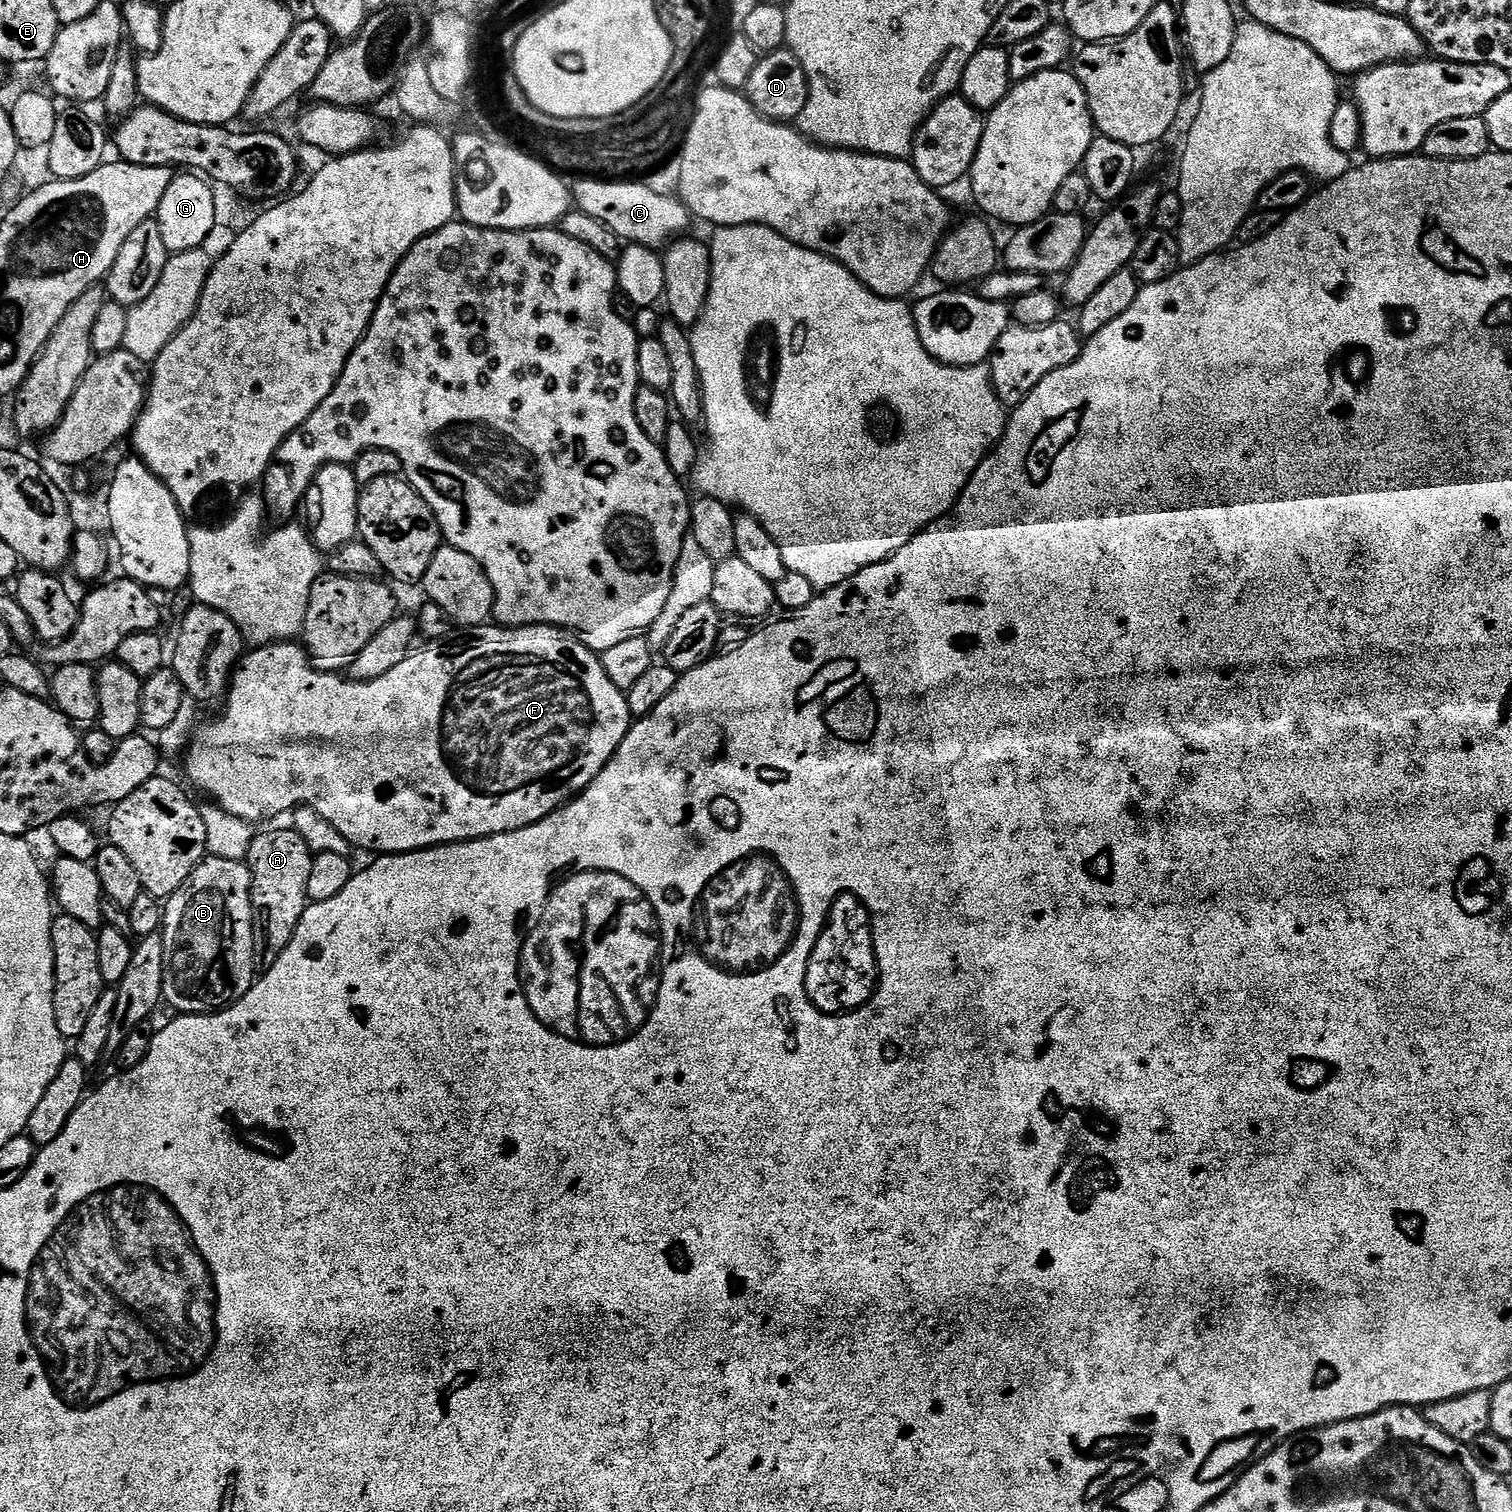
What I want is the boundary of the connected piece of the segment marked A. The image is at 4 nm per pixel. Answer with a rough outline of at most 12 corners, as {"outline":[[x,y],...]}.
{"outline":[[292,826],[257,831],[256,967],[288,951],[310,903],[314,853]]}

